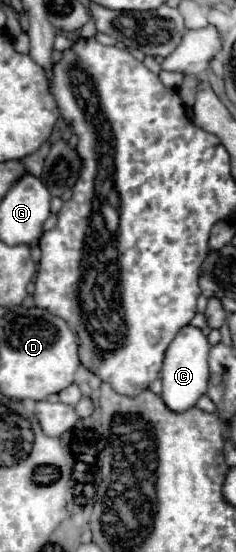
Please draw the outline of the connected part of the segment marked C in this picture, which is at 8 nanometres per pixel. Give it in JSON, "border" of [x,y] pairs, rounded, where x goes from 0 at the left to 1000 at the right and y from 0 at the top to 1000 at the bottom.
{"border":[[[805,587],[780,591],[746,605],[729,623],[712,627],[703,645],[695,645],[695,663],[686,663],[686,721],[695,721],[703,736],[720,736],[720,743],[780,746],[780,743],[814,739],[856,714],[873,714],[873,699],[881,699],[881,656],[873,656],[881,634],[890,634],[881,612],[856,605],[847,594],[805,591]]]}

